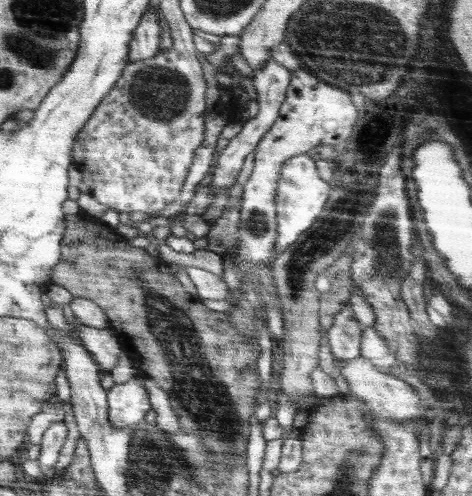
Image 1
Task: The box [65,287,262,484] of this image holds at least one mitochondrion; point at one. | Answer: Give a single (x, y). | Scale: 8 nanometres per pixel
(208, 465)

